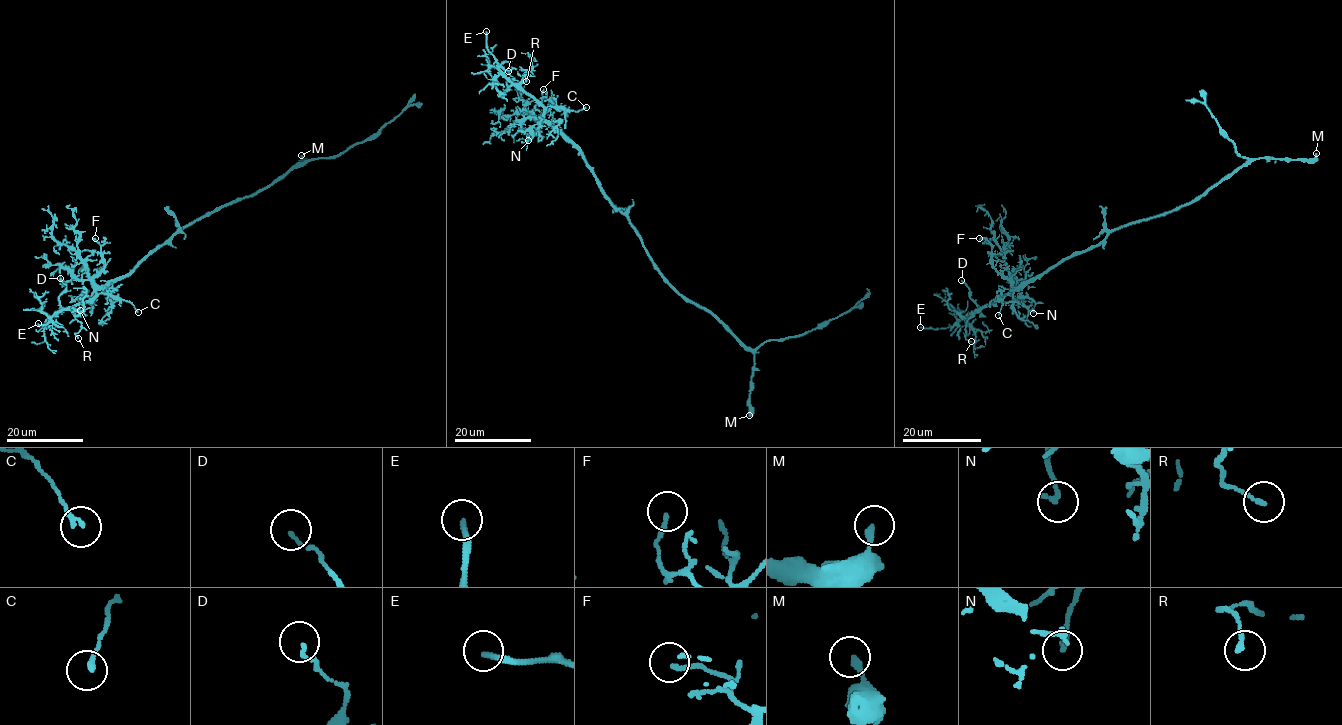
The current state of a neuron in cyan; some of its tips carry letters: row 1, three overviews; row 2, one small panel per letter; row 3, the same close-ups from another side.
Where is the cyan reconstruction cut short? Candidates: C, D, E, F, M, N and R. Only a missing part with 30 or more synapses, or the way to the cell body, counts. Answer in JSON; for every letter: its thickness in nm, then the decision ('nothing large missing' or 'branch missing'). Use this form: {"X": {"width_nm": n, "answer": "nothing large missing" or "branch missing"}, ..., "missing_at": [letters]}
{"C": {"width_nm": 170, "answer": "nothing large missing"}, "D": {"width_nm": 100, "answer": "nothing large missing"}, "E": {"width_nm": 200, "answer": "branch missing"}, "F": {"width_nm": 160, "answer": "nothing large missing"}, "M": {"width_nm": 240, "answer": "nothing large missing"}, "N": {"width_nm": 170, "answer": "nothing large missing"}, "R": {"width_nm": 170, "answer": "nothing large missing"}, "missing_at": ["E"]}

